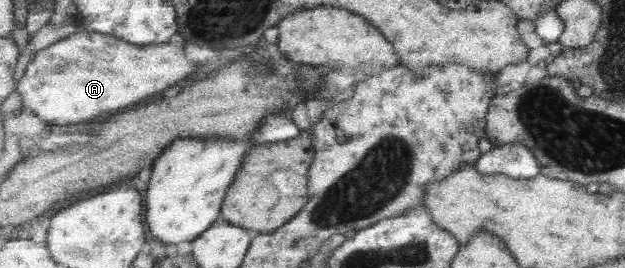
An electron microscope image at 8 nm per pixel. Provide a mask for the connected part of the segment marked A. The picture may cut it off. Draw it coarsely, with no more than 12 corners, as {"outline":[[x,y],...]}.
{"outline":[[82,30],[16,90],[47,123],[92,121],[200,71],[170,42]]}

